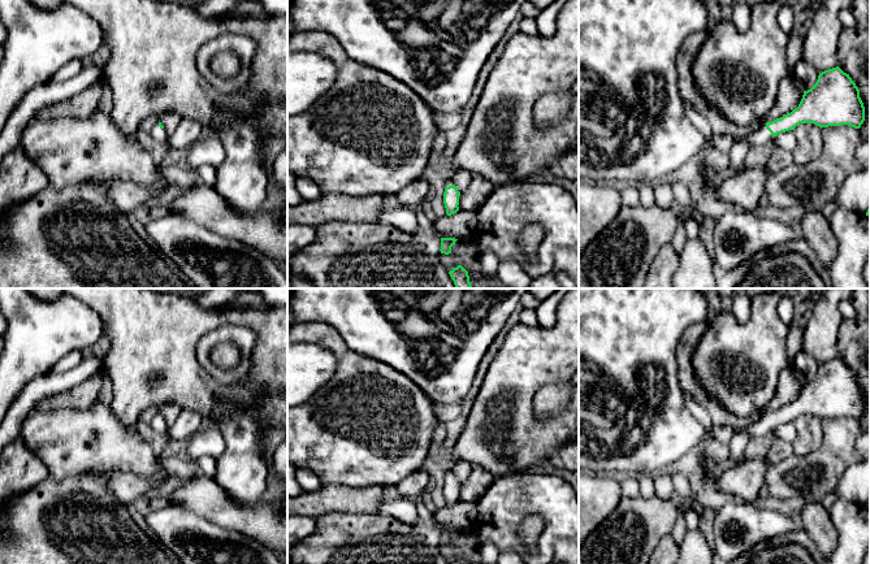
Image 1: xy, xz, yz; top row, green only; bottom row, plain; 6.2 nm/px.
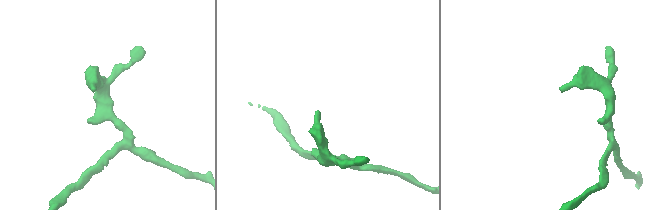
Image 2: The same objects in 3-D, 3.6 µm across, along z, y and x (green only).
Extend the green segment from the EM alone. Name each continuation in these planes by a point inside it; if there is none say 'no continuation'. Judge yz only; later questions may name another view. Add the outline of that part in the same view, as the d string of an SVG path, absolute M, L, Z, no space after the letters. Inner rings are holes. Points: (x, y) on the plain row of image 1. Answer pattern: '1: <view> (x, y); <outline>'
1: yz (754, 426); M766 416L757 418L757 417L749 417L745 421L741 421L737 433L746 431L752 438L759 437L771 433L772 426L766 420Z

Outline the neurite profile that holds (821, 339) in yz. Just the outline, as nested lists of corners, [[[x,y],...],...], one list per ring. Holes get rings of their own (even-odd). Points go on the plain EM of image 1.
[[[827,288],[817,298],[811,318],[805,327],[802,347],[818,364],[839,355],[839,326],[843,322],[839,303],[849,300],[853,290]]]

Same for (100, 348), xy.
[[[103,322],[101,335],[99,340],[87,352],[104,359],[109,350],[111,350],[111,337],[105,324]]]

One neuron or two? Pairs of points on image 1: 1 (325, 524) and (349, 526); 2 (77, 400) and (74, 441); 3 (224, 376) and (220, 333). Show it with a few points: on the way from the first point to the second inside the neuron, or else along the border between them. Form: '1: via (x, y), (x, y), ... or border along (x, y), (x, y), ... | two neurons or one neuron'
1: via (330, 526), (343, 526) | one neuron
2: border along (95, 399), (87, 407), (60, 407), (47, 412) | two neurons
3: via (212, 367), (206, 360), (206, 347), (208, 345) | one neuron

